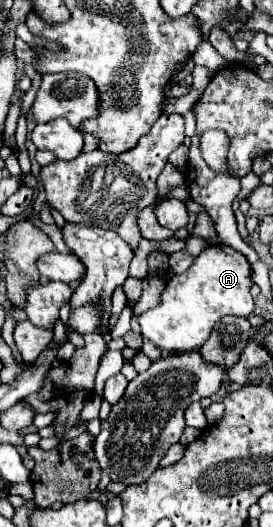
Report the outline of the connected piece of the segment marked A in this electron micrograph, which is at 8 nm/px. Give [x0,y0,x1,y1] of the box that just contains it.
[139,246,255,350]

